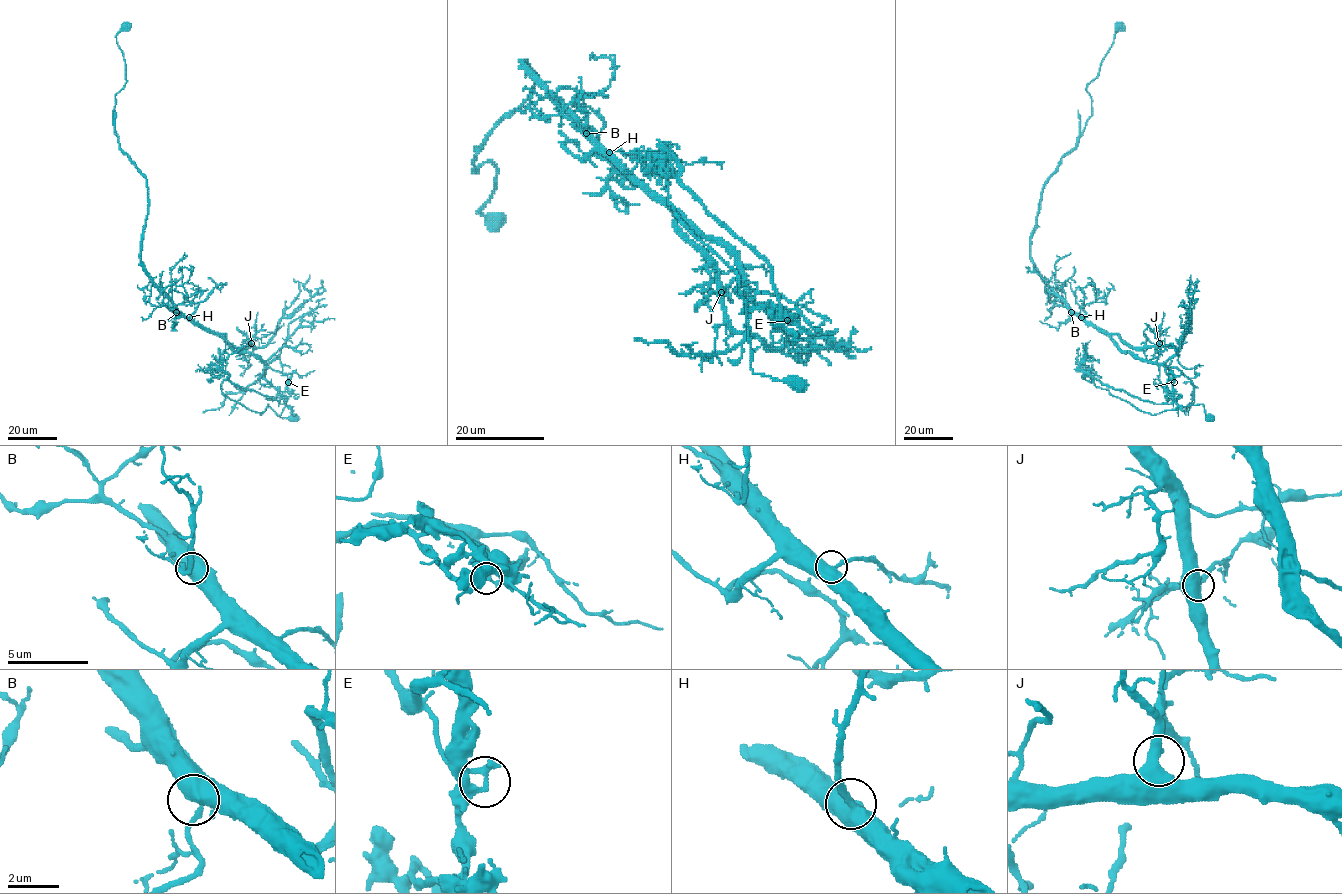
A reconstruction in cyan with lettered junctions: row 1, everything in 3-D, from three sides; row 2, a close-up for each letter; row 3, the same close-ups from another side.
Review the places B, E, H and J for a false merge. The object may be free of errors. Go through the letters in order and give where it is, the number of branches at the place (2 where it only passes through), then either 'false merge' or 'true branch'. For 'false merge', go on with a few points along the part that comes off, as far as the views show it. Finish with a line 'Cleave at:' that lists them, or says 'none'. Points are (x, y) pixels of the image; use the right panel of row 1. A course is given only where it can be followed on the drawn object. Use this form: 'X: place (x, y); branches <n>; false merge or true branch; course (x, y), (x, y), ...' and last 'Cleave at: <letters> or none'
B: place (1071, 312); branches 2; true branch
E: place (1174, 382); branches 2; false merge; course (1175, 382), (1173, 402), (1155, 403), (1093, 380), (1097, 387), (1153, 415), (1200, 404), (1211, 418)
H: place (1081, 317); branches 2; true branch
J: place (1159, 343); branches 2; true branch
Cleave at: E

